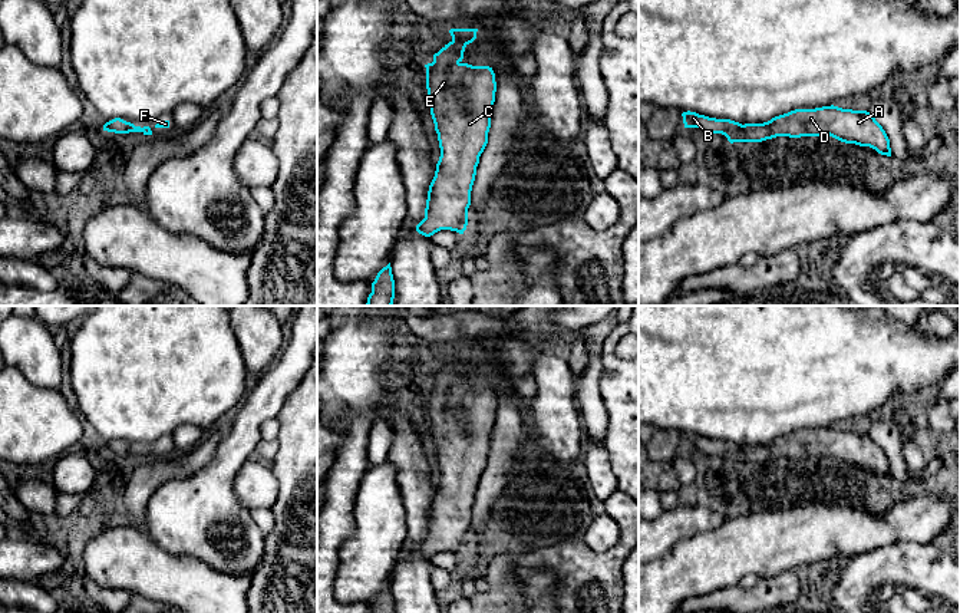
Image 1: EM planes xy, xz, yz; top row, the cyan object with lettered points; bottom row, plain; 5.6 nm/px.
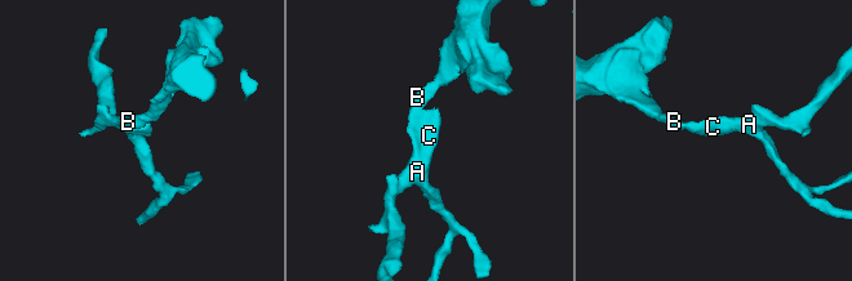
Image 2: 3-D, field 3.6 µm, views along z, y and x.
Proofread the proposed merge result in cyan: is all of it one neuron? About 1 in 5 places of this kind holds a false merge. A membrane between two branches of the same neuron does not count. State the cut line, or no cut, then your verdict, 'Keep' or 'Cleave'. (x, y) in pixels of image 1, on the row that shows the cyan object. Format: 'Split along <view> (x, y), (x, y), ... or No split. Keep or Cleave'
No split. Keep

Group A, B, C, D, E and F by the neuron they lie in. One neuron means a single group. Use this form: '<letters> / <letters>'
A B C D E F

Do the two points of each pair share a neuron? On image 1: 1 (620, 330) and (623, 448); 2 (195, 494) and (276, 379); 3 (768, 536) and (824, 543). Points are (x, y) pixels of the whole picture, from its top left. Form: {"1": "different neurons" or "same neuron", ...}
{"1": "same neuron", "2": "same neuron", "3": "same neuron"}

